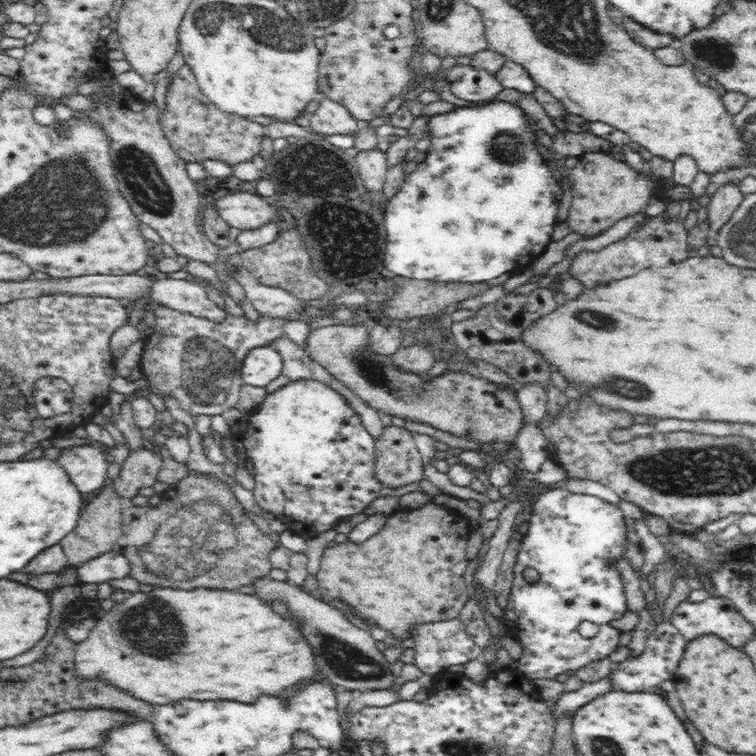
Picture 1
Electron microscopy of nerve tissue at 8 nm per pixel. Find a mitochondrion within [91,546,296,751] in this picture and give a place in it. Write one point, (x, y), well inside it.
(154, 625)

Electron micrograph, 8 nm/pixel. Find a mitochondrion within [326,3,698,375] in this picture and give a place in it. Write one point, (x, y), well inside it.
(505, 148)

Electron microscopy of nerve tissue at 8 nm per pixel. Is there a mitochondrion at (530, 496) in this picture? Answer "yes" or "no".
no

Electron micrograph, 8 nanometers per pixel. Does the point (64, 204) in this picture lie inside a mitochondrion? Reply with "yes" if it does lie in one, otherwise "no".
yes

